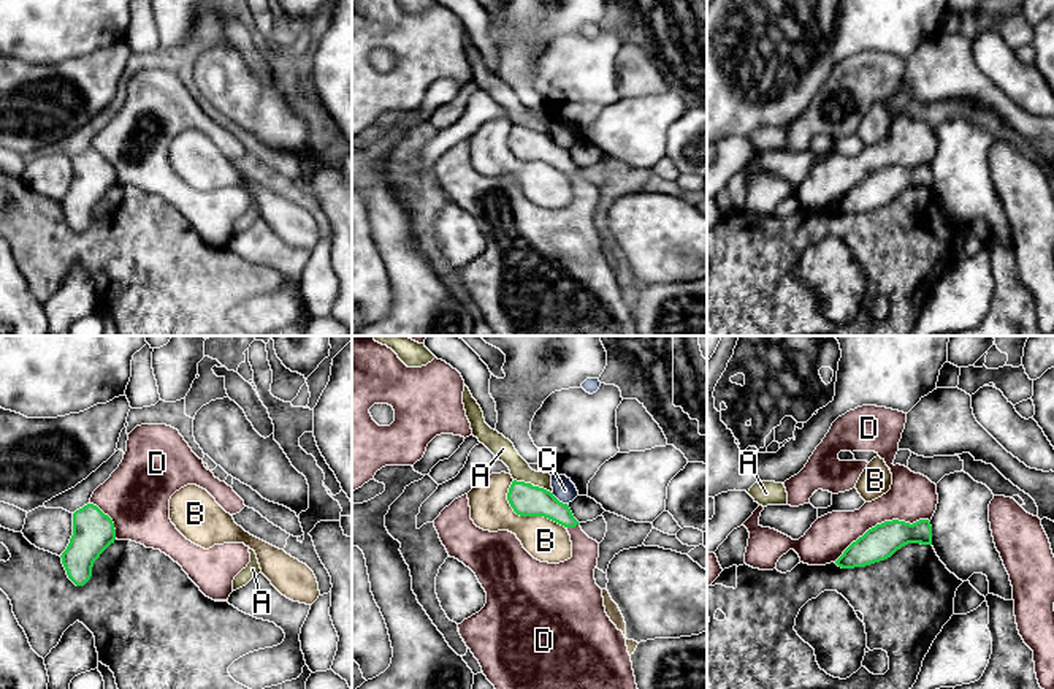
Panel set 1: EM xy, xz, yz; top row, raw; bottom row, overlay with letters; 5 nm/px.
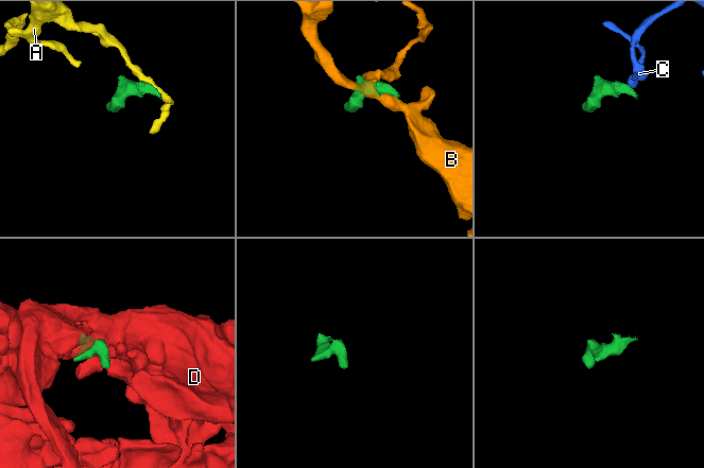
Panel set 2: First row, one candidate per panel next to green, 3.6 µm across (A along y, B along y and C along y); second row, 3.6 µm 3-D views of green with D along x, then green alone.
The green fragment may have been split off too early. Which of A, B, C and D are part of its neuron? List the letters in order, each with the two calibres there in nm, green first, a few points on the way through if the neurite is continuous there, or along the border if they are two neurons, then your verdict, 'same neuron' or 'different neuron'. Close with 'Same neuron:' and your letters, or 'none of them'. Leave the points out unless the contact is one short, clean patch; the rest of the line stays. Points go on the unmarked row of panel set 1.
A: 160 nm thick on the green side, 110 nm on the other; border along xz (514, 124), (531, 130); different neuron
B: 160 nm thick on the green side, 220 nm on the other; different neuron
C: 160 nm thick on the green side, 110 nm on the other; border along xz (552, 138), (566, 149); different neuron
D: 170 nm thick on the green side, 240 nm on the other; same neuron
Same neuron: D

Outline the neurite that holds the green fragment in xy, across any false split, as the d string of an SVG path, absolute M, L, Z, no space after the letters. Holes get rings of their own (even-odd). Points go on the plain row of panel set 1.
M166 70L136 71L128 79L119 112L94 136L90 147L73 158L73 181L60 201L68 223L76 231L84 231L92 222L94 207L116 184L132 185L170 201L206 242L228 246L235 222L250 207L249 192L223 188L204 195L187 185L170 165L170 144L187 130L206 135L230 160L246 152L231 131L204 112L178 74Z

